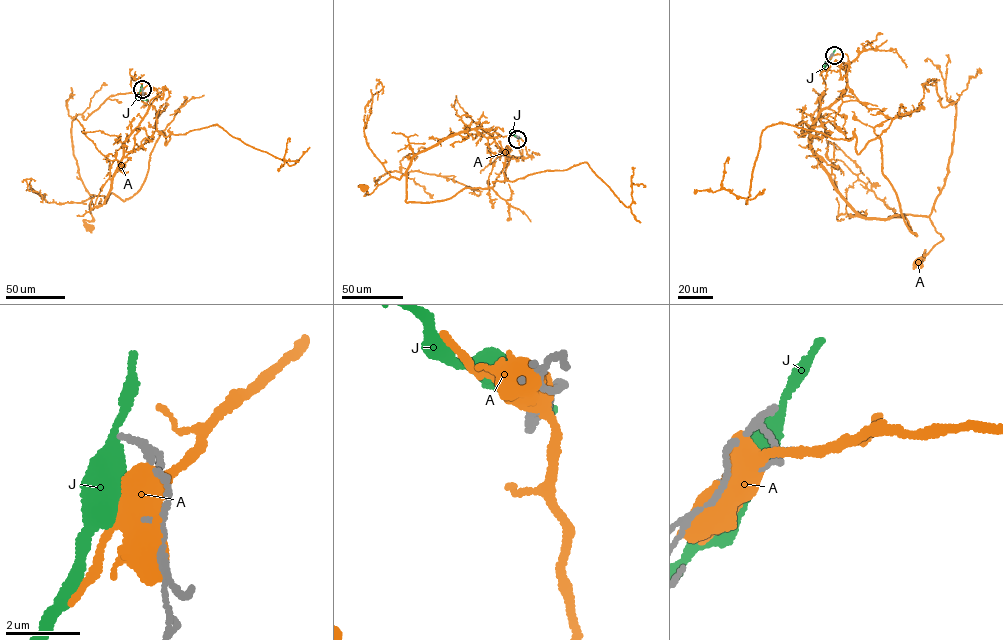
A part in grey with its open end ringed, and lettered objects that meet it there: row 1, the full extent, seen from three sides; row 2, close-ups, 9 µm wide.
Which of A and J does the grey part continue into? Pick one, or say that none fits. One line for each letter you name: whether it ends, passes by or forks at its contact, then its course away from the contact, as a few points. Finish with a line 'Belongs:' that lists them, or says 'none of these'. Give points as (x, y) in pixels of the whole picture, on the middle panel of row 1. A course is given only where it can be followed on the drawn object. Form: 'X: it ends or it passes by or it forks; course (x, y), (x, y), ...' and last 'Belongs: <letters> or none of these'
Belongs: none of these

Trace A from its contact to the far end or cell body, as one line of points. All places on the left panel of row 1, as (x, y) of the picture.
A: (142, 90), (156, 88), (157, 97), (124, 143), (106, 202), (90, 195), (92, 219), (84, 220), (91, 227)

